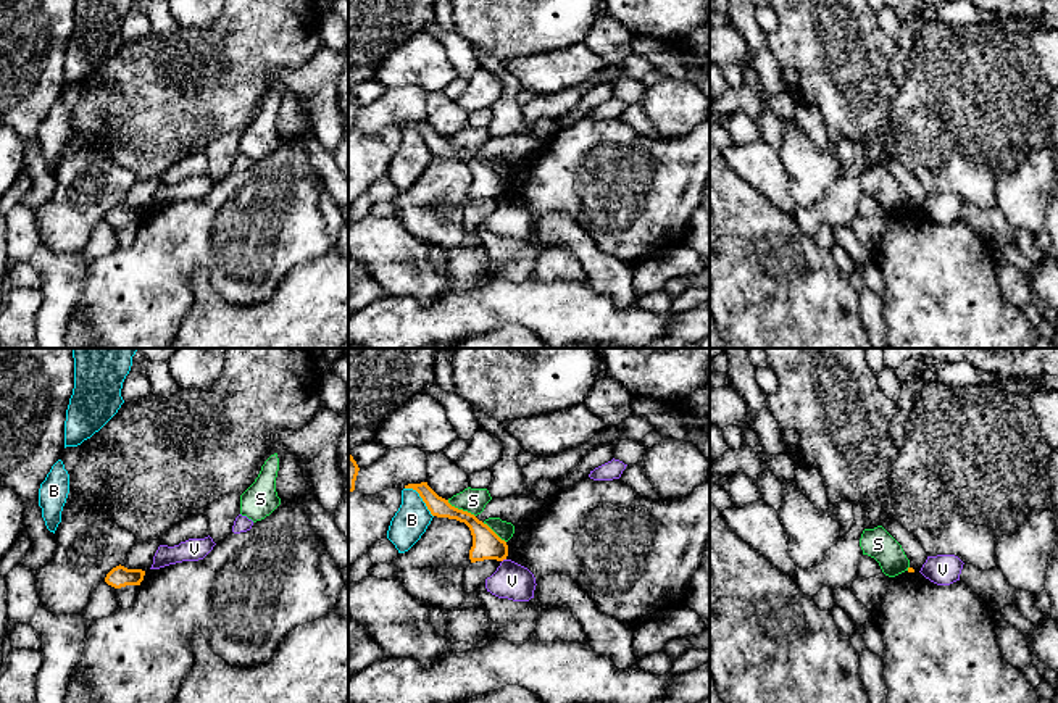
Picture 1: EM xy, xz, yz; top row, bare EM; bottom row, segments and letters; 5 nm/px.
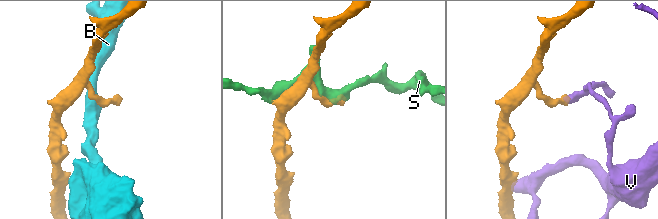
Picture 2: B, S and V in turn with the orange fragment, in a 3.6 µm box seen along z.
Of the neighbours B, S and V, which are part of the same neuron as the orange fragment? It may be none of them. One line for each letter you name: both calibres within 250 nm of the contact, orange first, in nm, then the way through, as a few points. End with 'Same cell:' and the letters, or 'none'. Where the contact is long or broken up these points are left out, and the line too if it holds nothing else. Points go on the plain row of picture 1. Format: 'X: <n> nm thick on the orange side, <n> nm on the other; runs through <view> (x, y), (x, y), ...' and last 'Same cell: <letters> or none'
Same cell: none

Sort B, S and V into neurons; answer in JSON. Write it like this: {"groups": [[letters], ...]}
{"groups": [["B"], ["S"], ["V"]]}

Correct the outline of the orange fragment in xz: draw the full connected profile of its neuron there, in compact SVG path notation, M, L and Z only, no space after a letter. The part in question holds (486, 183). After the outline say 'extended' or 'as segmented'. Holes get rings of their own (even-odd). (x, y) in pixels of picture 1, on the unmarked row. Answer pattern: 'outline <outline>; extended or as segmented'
outline M427 121L408 123L405 127L413 127L419 132L432 155L448 156L464 161L473 174L473 185L469 189L471 202L484 198L503 200L508 195L508 184L487 163L479 160L474 153L458 148L448 139L439 135Z; as segmented

